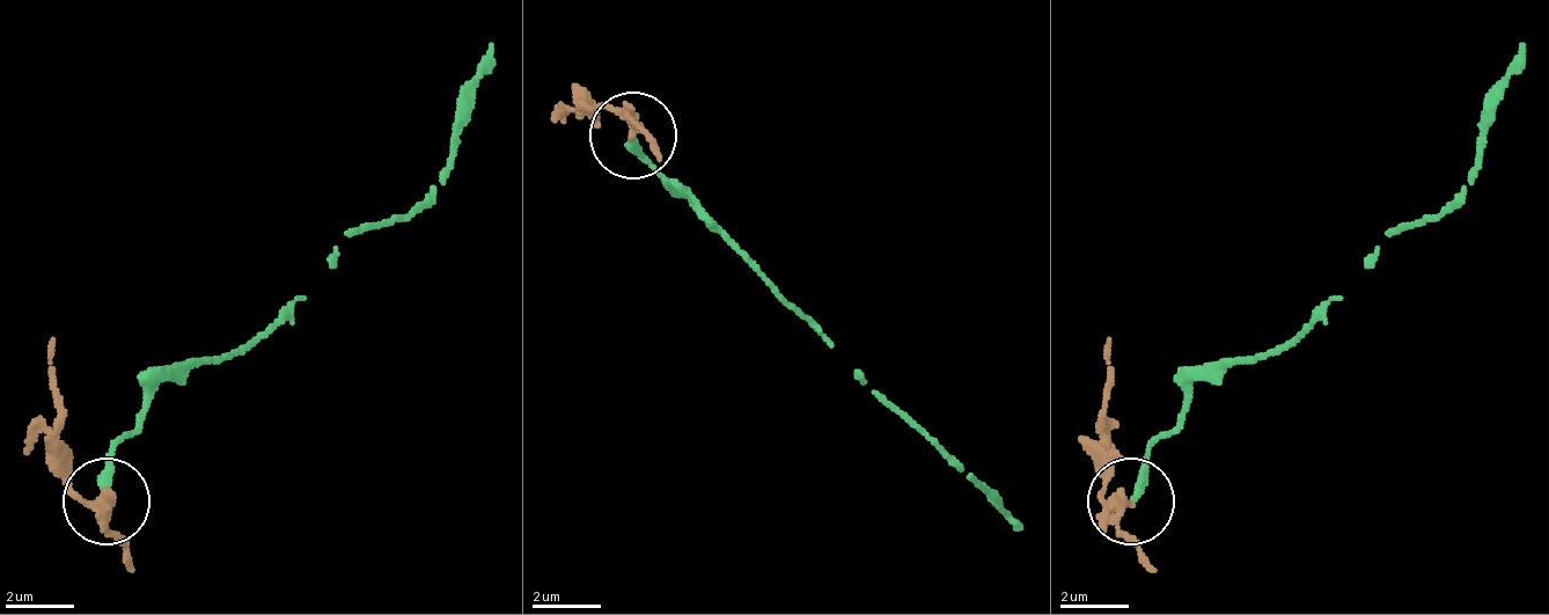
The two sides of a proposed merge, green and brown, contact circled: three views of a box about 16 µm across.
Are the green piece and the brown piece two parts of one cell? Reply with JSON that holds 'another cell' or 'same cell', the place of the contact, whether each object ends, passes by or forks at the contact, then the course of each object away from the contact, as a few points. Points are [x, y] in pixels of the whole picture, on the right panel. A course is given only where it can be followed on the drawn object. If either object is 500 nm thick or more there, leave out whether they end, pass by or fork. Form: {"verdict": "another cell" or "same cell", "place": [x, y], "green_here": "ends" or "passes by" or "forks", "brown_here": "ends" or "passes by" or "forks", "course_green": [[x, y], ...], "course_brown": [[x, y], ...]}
{"verdict": "another cell", "place": [1130, 502], "green_here": "ends", "brown_here": "passes by", "course_green": [[1128, 499], [1197, 378], [1284, 352], [1344, 300], [1388, 231], [1431, 222], [1475, 178], [1483, 101], [1526, 41]], "course_brown": [[1128, 499], [1102, 499], [1111, 335]]}

